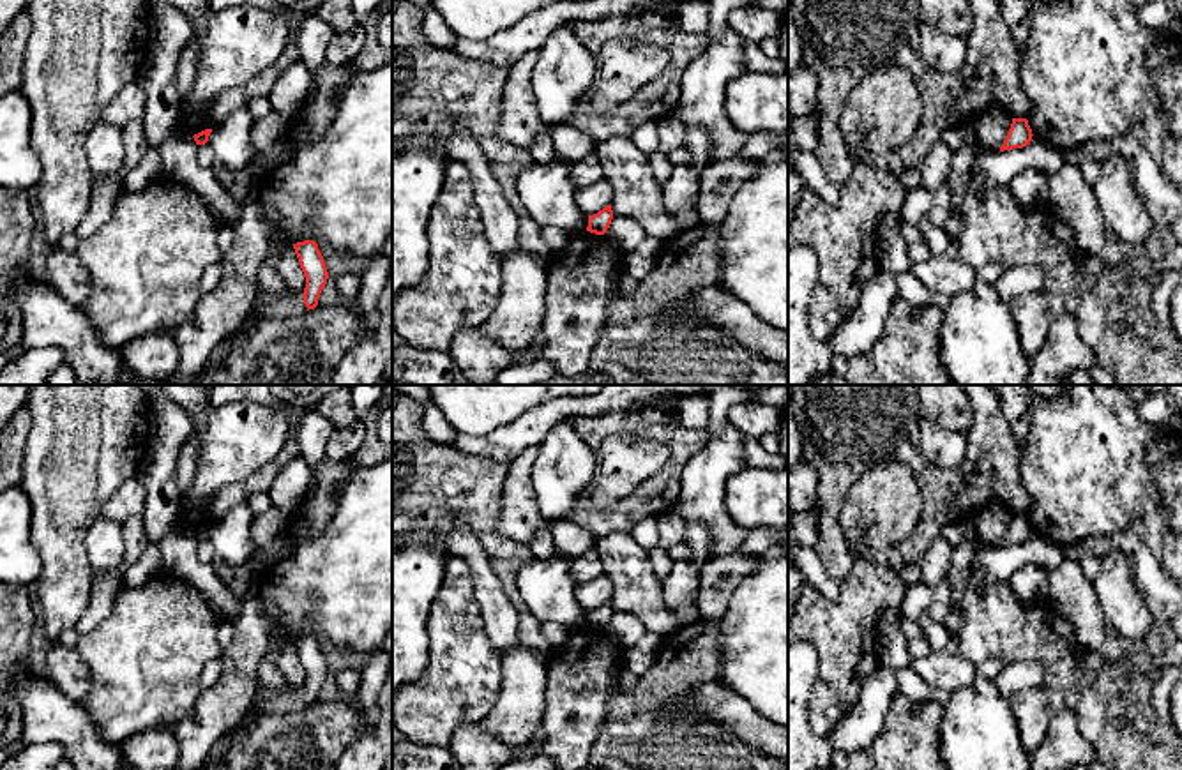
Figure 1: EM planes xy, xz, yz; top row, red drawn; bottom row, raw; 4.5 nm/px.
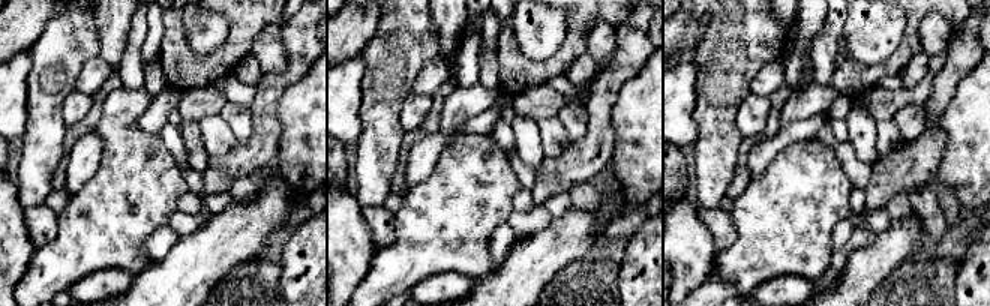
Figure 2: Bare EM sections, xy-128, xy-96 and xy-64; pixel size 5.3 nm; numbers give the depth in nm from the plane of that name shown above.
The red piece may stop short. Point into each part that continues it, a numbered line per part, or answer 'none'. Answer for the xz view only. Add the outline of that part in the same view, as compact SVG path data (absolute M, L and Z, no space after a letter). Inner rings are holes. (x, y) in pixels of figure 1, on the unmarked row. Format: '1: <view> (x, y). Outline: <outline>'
none

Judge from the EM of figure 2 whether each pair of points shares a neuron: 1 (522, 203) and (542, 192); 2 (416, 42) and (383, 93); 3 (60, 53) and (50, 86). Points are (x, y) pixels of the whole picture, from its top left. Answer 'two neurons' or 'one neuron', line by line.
1: two neurons
2: one neuron
3: one neuron

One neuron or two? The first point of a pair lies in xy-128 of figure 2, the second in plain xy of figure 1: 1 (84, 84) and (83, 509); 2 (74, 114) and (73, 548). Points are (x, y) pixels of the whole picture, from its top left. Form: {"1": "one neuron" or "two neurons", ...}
{"1": "two neurons", "2": "two neurons"}

